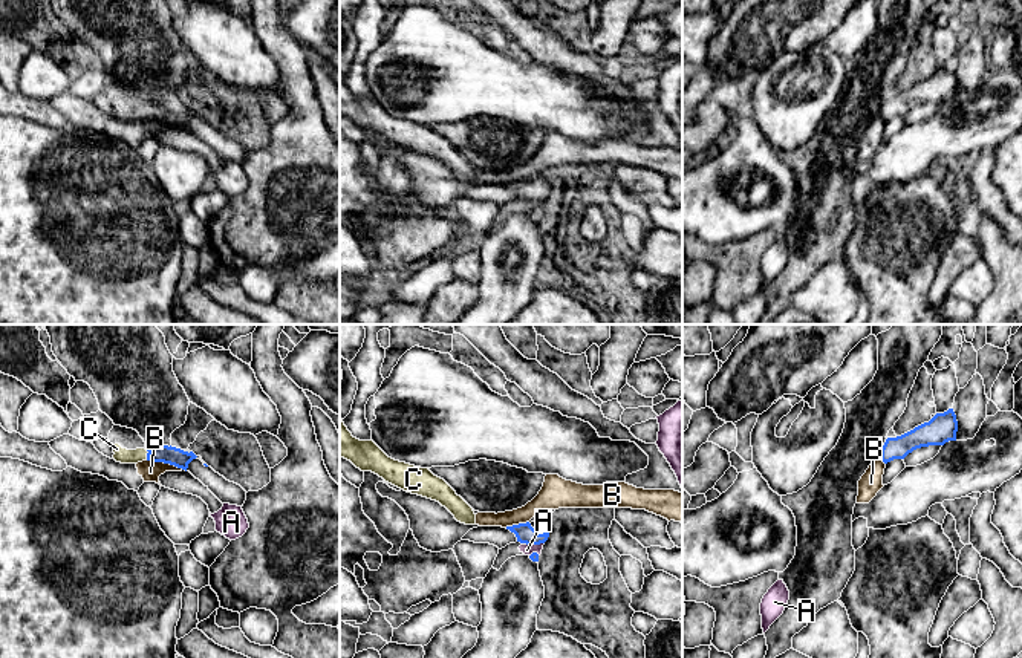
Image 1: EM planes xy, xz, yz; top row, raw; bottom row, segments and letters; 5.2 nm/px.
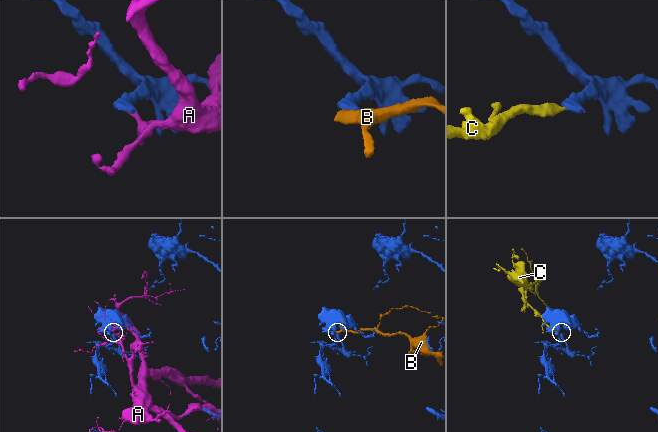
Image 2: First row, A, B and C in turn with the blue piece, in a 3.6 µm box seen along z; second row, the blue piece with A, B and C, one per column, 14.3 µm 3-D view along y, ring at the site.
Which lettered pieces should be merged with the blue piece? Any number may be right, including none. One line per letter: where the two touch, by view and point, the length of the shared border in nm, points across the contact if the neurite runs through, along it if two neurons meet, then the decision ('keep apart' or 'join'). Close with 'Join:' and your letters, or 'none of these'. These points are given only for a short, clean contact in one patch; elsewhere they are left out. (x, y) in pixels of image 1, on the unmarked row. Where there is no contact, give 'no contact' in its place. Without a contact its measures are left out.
A: contact xz (534, 201); length 100 nm; keep apart
B: contact xy (164, 120); length 200 nm; border xy (146, 117), (169, 120), (182, 126); keep apart
C: contact xy (147, 112); length 50 nm; way xy (170, 112), (147, 112), (121, 112); join
Join: C

